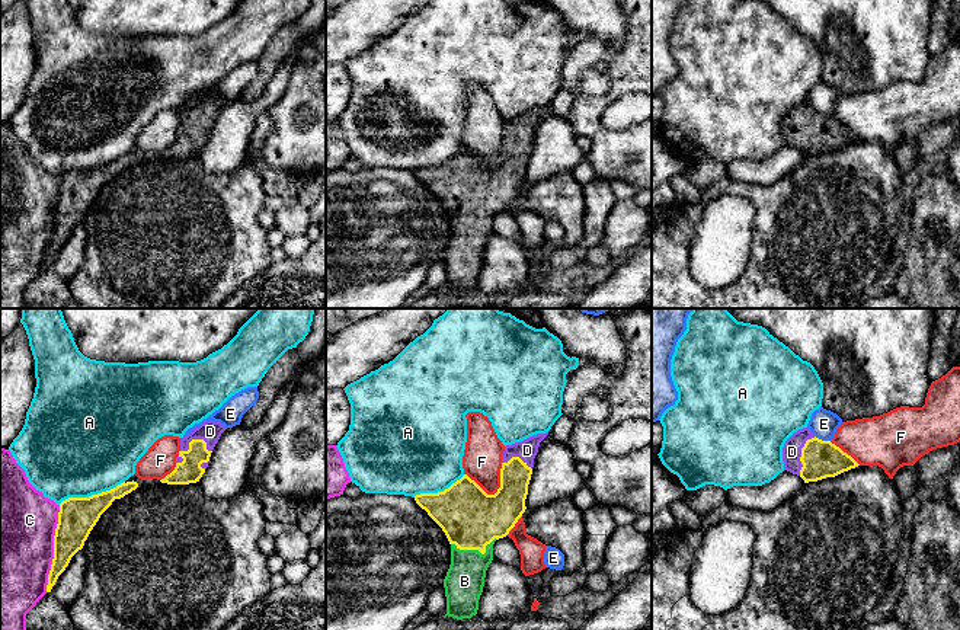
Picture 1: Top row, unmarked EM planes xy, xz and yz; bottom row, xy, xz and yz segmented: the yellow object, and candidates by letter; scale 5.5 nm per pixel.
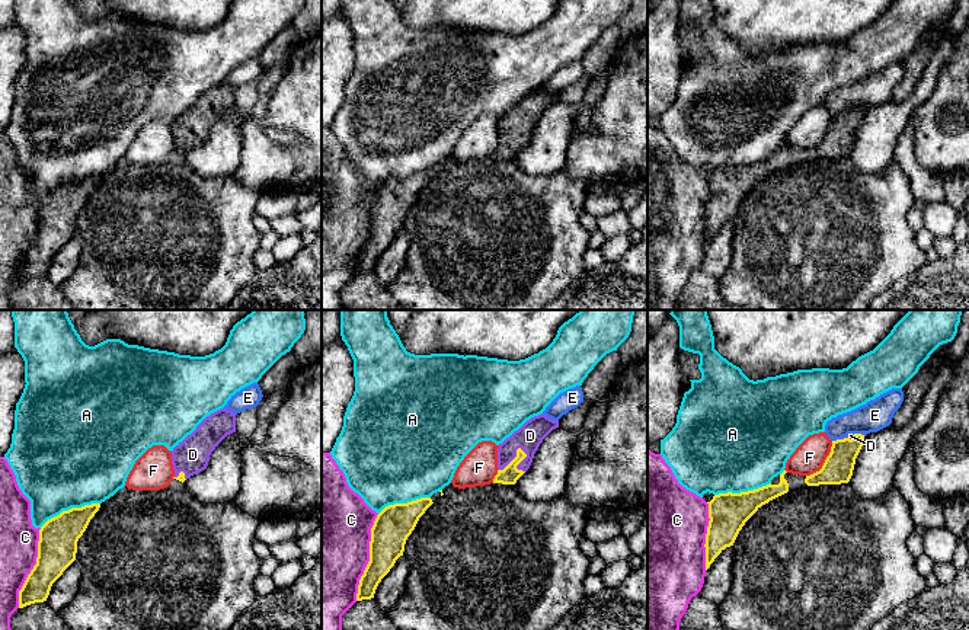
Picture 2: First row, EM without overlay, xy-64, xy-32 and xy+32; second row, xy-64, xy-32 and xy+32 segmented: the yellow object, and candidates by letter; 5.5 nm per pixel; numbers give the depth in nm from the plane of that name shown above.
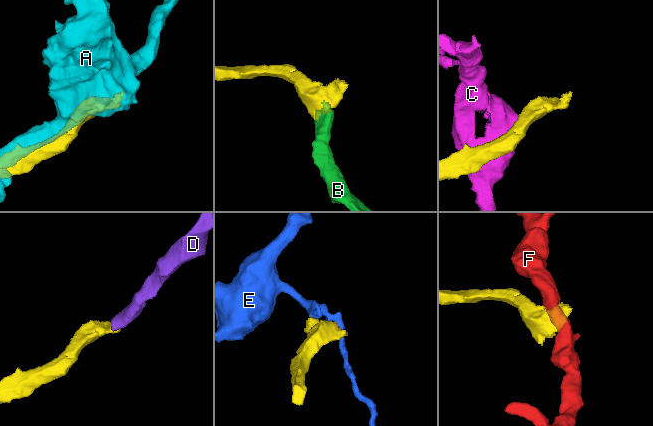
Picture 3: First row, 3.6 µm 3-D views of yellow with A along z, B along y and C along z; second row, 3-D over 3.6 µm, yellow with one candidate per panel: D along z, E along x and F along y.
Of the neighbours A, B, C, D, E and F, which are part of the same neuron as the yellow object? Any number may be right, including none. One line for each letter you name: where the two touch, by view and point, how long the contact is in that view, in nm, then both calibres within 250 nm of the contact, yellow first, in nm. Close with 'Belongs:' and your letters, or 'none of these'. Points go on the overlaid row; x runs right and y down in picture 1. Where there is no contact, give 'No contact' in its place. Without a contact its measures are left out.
B: Touches yellow at xz (476, 549). Shared border 260 nm. Thickness 320 nm (yellow) against 220 nm
D: Touches yellow at xy (195, 440). Shared border 180 nm. Thickness 140 nm (yellow) against 120 nm
Belongs: B, D

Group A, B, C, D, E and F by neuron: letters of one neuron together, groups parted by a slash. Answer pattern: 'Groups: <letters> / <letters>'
Groups: A / B D / C / E / F

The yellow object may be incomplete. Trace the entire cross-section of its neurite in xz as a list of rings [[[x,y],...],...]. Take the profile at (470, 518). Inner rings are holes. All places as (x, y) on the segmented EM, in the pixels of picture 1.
[[[537,434],[521,442],[506,445],[502,455],[500,487],[495,495],[487,495],[474,480],[464,474],[460,480],[452,483],[448,489],[438,493],[420,493],[415,496],[416,503],[428,512],[428,515],[442,528],[451,544],[451,565],[444,579],[447,597],[448,617],[463,620],[471,618],[477,614],[479,599],[483,592],[486,570],[493,560],[493,544],[503,538],[515,527],[518,519],[525,512],[525,499],[528,495],[528,485],[532,474],[534,458],[538,452],[540,442],[548,435]]]

